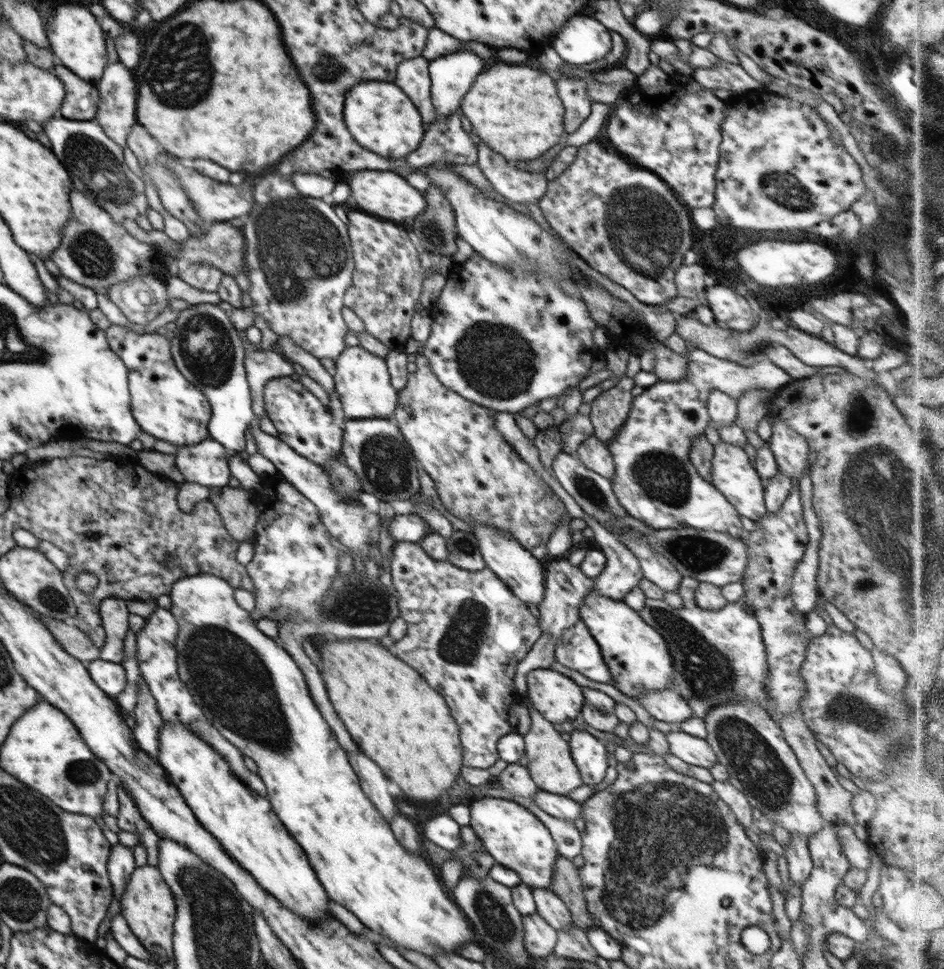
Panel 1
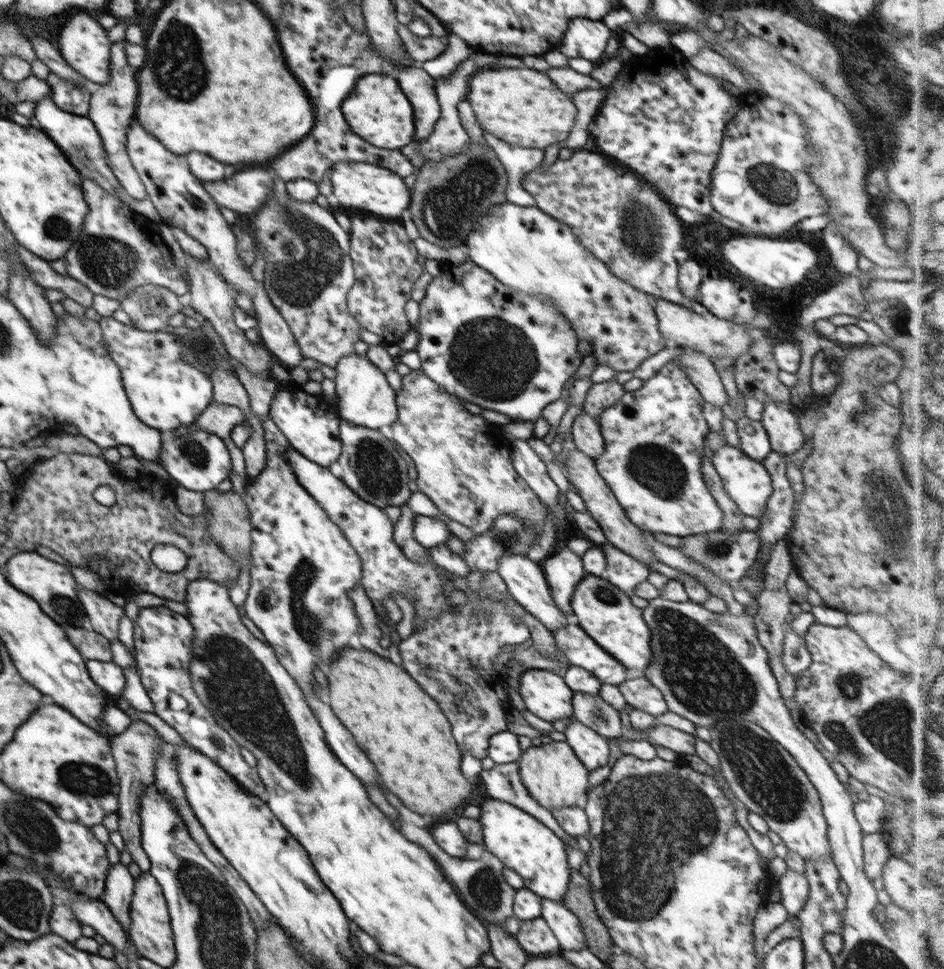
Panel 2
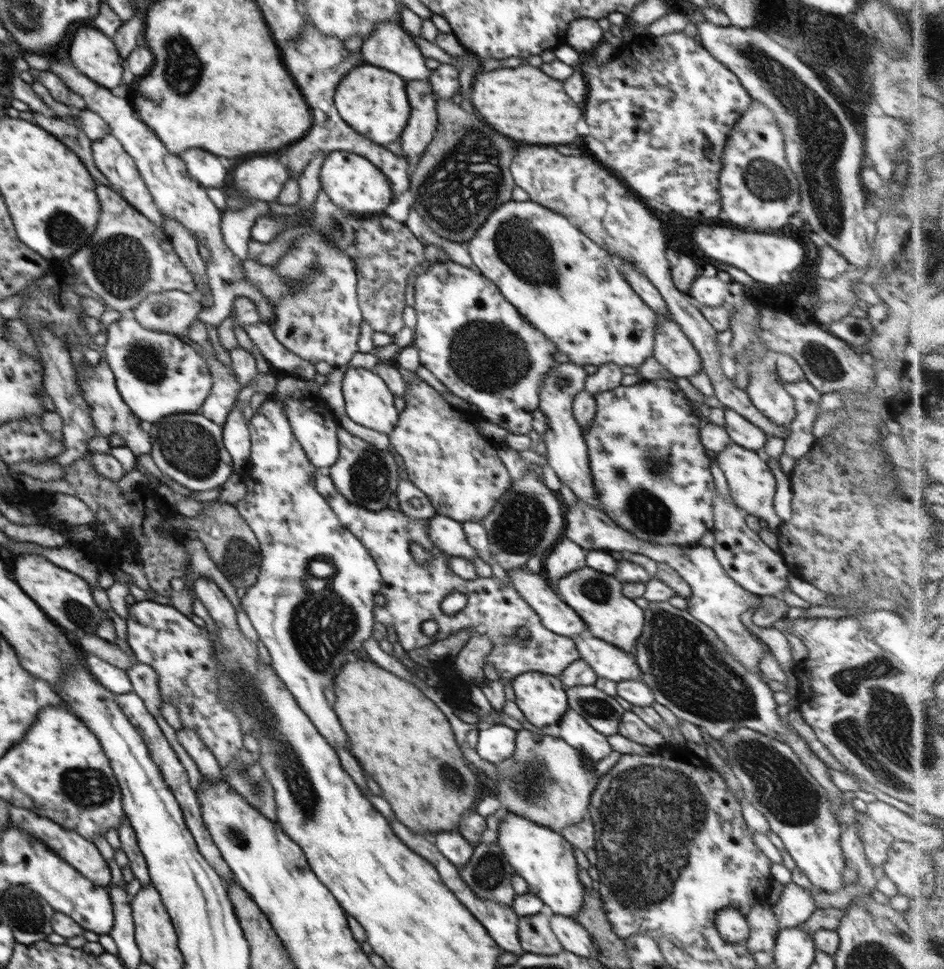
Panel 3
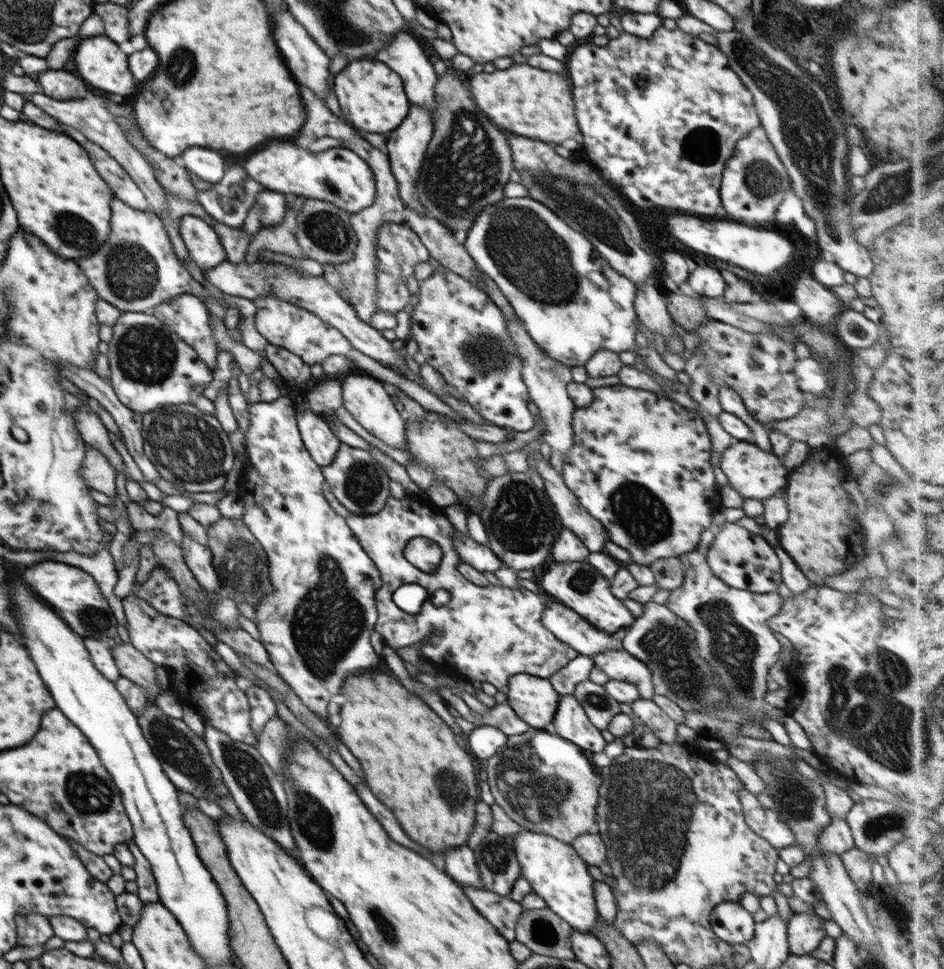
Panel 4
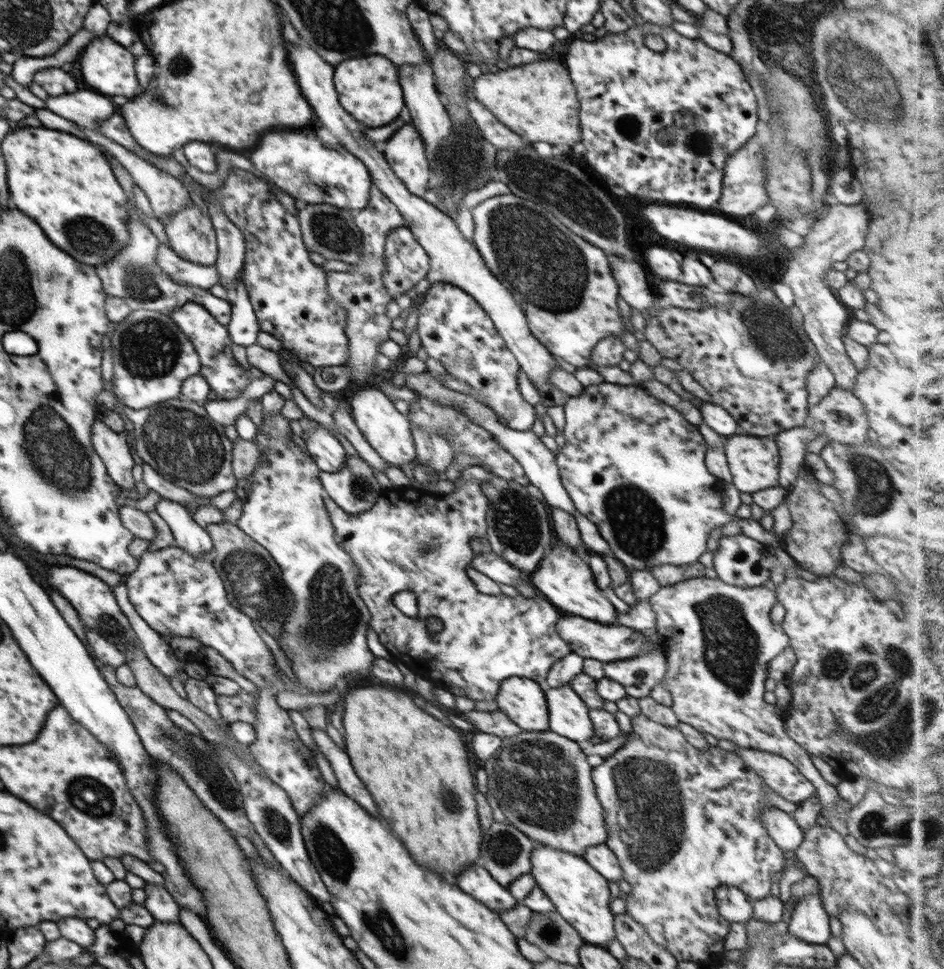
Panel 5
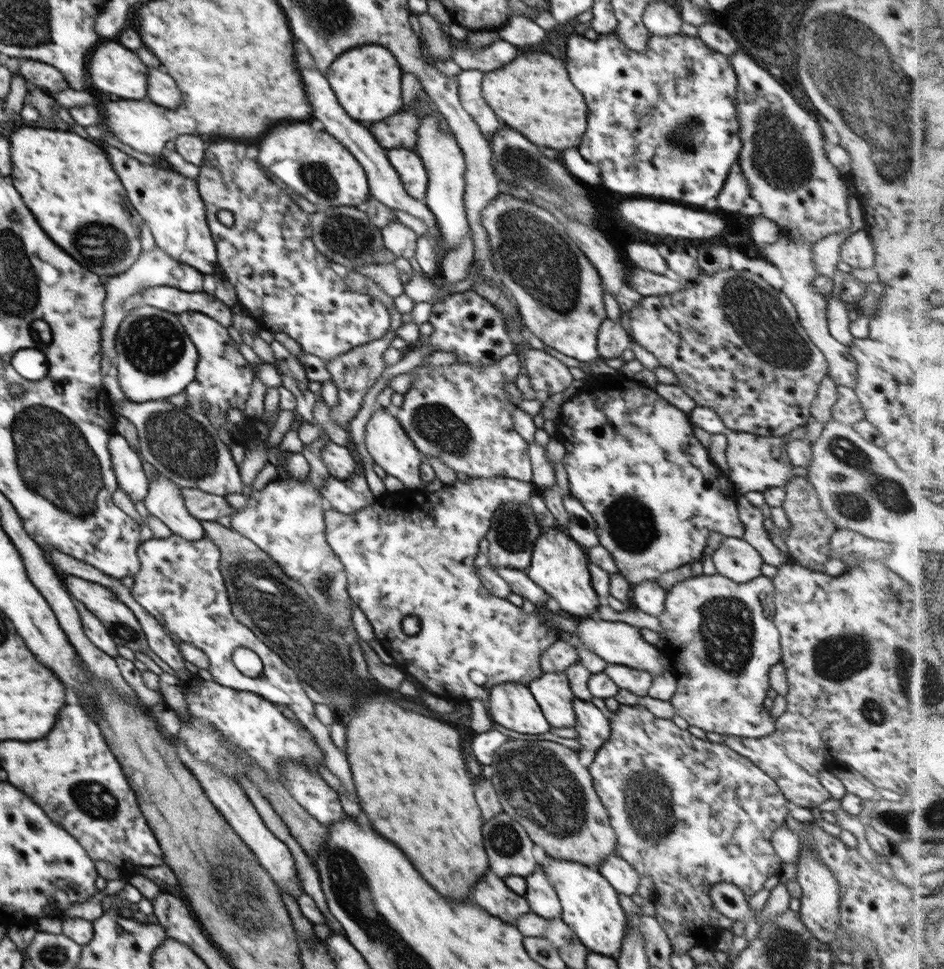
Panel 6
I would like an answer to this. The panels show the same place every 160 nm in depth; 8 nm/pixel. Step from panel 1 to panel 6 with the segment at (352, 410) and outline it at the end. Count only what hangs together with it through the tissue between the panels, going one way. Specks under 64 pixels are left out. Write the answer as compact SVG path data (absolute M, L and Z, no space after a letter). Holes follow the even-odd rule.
M375 405L374 412L365 426L365 443L368 454L372 456L380 468L385 470L388 476L395 476L408 489L422 489L422 483L425 483L420 479L419 468L423 462L422 453L416 448L404 428L401 427L392 408L387 409L382 405Z

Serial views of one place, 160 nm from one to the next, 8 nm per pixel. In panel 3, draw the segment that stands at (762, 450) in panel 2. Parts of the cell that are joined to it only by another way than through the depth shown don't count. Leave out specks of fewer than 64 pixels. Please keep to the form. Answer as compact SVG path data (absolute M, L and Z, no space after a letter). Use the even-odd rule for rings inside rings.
M730 408L725 410L725 425L723 427L733 444L759 453L768 439L768 435L761 428Z

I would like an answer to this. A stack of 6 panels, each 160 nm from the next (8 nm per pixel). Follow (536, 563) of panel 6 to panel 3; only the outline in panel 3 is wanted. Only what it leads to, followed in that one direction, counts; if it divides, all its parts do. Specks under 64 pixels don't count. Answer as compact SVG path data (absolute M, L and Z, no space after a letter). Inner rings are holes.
M584 567L580 571L572 571L568 576L557 580L556 590L562 596L563 602L585 622L590 636L613 644L634 656L636 641L644 628L645 612L631 599L624 596L622 583L615 576Z

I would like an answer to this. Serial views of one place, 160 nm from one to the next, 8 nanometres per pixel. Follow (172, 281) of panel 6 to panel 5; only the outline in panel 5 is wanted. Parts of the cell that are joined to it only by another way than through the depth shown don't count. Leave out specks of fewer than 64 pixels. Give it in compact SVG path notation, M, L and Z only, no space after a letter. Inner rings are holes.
M162 243L158 247L157 265L172 280L186 286L209 290L220 282L219 270L215 265L207 267L184 260Z

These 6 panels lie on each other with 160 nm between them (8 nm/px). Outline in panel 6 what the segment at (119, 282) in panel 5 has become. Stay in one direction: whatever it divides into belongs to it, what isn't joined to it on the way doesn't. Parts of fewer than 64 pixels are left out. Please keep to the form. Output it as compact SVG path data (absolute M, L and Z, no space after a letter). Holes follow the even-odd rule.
M154 286L140 292L144 304L179 315L183 312L203 312L224 327L232 325L231 307L215 296L202 292L184 292L173 286Z

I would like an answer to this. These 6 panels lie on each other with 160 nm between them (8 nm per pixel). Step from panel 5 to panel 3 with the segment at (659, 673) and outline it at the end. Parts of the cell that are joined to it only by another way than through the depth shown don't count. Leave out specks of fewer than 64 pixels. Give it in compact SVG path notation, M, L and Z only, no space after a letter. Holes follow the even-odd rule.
M590 634L572 639L580 654L579 659L586 661L597 677L617 683L641 678L642 672L630 653Z

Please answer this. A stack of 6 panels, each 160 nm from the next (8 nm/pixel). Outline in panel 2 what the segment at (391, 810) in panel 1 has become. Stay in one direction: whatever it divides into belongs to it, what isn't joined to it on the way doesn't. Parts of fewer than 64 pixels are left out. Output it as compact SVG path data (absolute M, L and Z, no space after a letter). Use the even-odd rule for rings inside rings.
M269 416L262 420L262 424L267 461L264 470L258 475L258 482L261 482L262 486L272 487L274 492L264 493L264 496L259 496L257 502L252 506L247 506L251 514L252 556L250 561L252 561L253 568L249 570L250 590L243 607L246 616L266 637L266 643L276 651L280 664L299 684L309 707L315 712L316 718L324 729L327 743L332 752L335 752L340 762L348 770L352 770L352 774L356 774L362 782L378 784L376 782L378 774L374 770L374 764L366 758L366 754L354 742L352 734L340 724L340 720L332 714L330 706L326 706L328 703L323 703L320 694L316 694L312 687L312 682L315 680L312 672L315 670L316 664L334 660L334 648L340 650L340 648L348 646L350 636L359 632L360 622L358 622L355 607L348 596L348 591L362 586L362 559L350 546L340 528L330 521L326 511L298 482L296 475L283 456L283 452L291 447L288 439Z

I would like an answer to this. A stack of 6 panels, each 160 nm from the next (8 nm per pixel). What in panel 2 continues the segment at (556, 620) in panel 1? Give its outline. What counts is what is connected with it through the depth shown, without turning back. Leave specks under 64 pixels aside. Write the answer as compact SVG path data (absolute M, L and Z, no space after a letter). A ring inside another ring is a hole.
M566 547L546 558L541 567L556 607L572 616L572 595L585 572L582 558Z

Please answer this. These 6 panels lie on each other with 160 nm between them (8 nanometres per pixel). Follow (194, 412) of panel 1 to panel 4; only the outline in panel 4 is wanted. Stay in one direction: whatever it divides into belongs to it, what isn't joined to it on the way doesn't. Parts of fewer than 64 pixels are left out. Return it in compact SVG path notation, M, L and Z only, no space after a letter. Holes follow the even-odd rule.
M123 312L119 319L115 322L113 326L114 336L110 340L109 349L107 357L109 360L110 368L110 379L109 383L112 385L116 396L120 399L120 402L127 406L130 410L139 413L140 415L146 414L147 412L152 412L161 406L168 404L186 404L190 403L192 400L192 387L193 386L202 386L204 389L212 382L212 371L209 369L209 366L198 356L198 353L191 347L186 344L180 336L174 333L173 328L164 324L158 317L142 312Z

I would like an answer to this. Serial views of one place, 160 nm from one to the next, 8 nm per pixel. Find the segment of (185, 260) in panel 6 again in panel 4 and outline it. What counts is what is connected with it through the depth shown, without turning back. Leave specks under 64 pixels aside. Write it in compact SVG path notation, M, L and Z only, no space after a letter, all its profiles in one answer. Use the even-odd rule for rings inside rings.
M184 215L179 222L183 243L202 271L210 270L227 260L227 252L215 228L197 216Z

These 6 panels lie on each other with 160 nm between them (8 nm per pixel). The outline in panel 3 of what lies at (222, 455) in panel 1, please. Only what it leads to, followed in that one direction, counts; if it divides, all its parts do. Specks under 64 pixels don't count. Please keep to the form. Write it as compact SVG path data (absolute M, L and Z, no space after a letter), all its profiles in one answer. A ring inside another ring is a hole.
M179 412L149 426L155 465L172 480L193 492L222 487L234 472L231 454L223 443L223 427L199 413Z

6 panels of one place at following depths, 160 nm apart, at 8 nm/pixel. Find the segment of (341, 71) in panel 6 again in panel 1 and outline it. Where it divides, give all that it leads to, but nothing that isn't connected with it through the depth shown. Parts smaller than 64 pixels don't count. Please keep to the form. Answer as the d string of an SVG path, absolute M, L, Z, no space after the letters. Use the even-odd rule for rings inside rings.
M362 82L346 96L346 126L354 140L384 158L406 158L420 146L424 128L420 112L407 94L393 82Z

